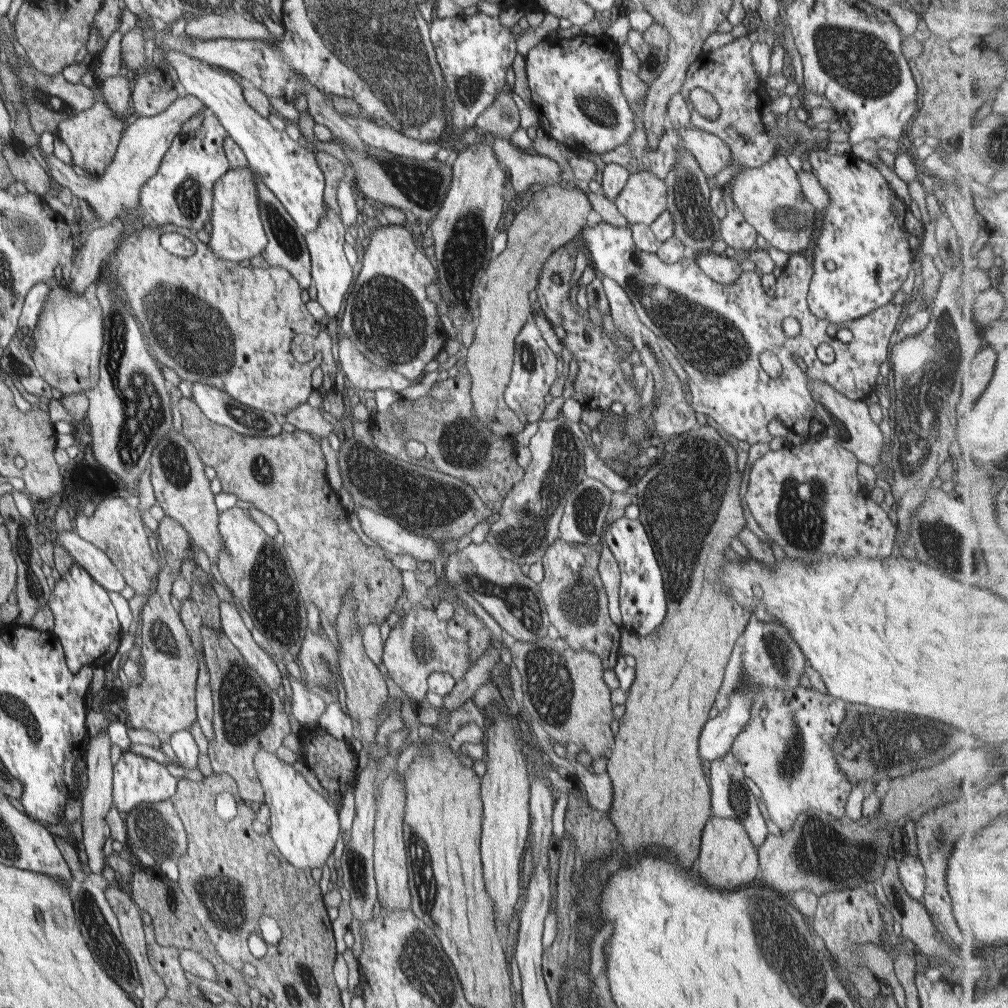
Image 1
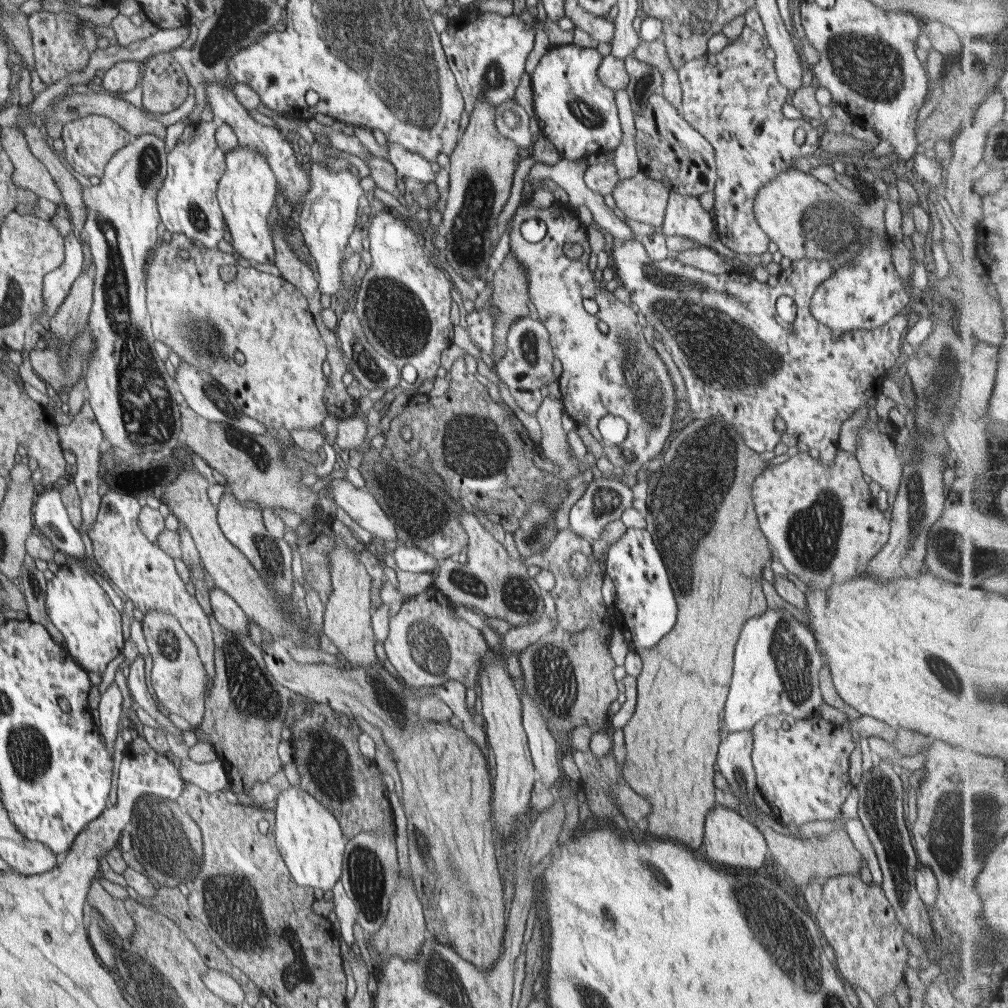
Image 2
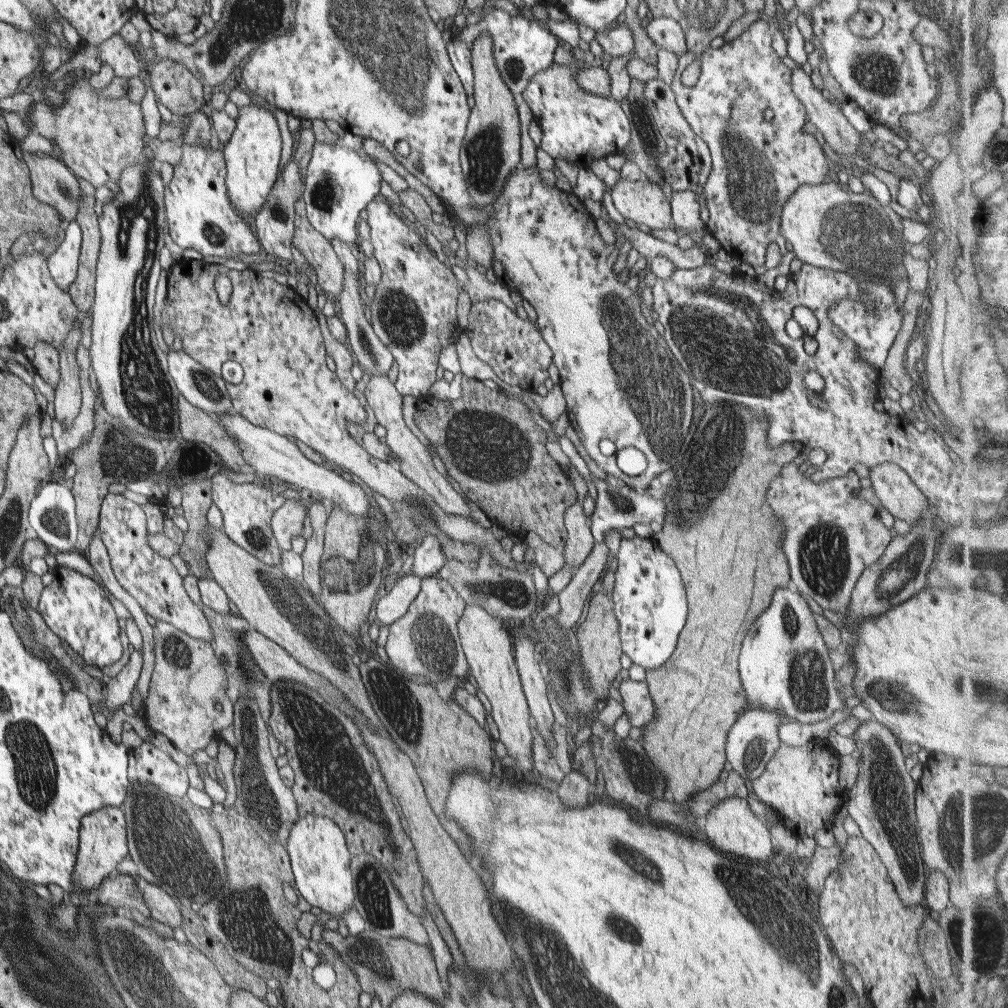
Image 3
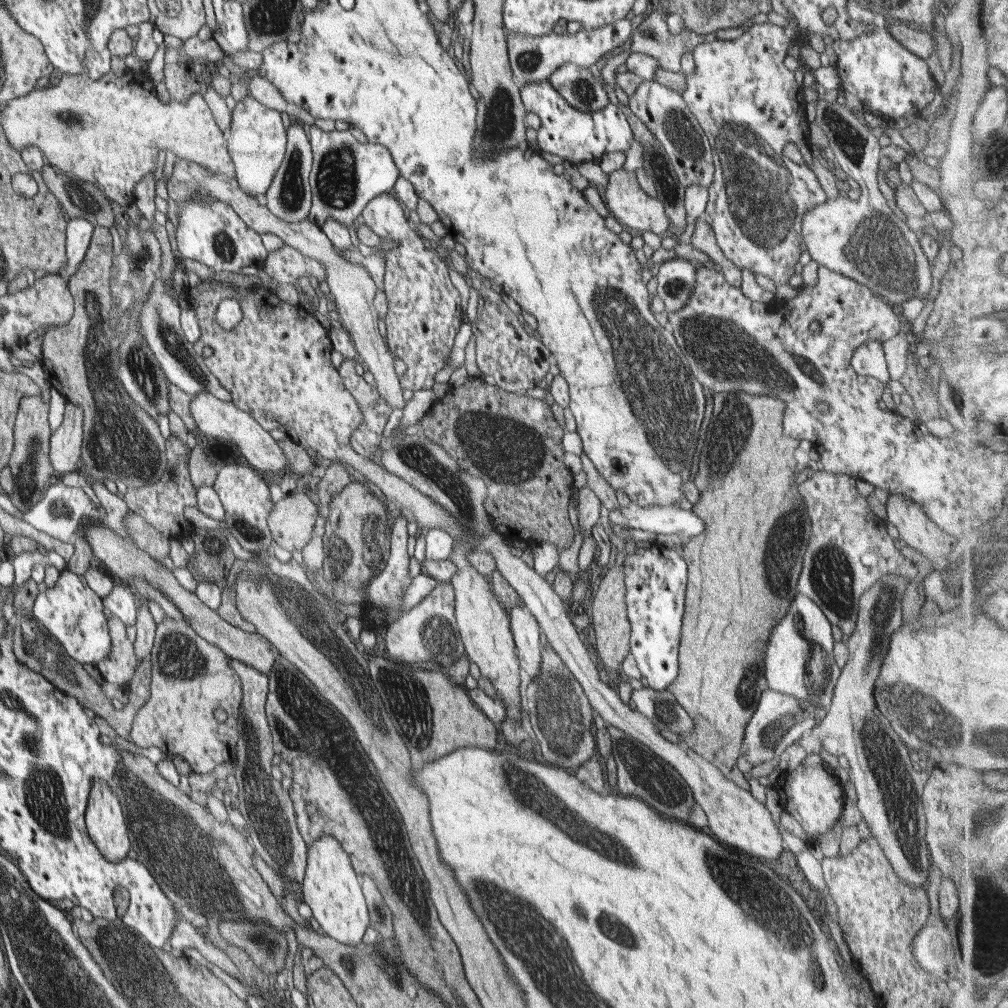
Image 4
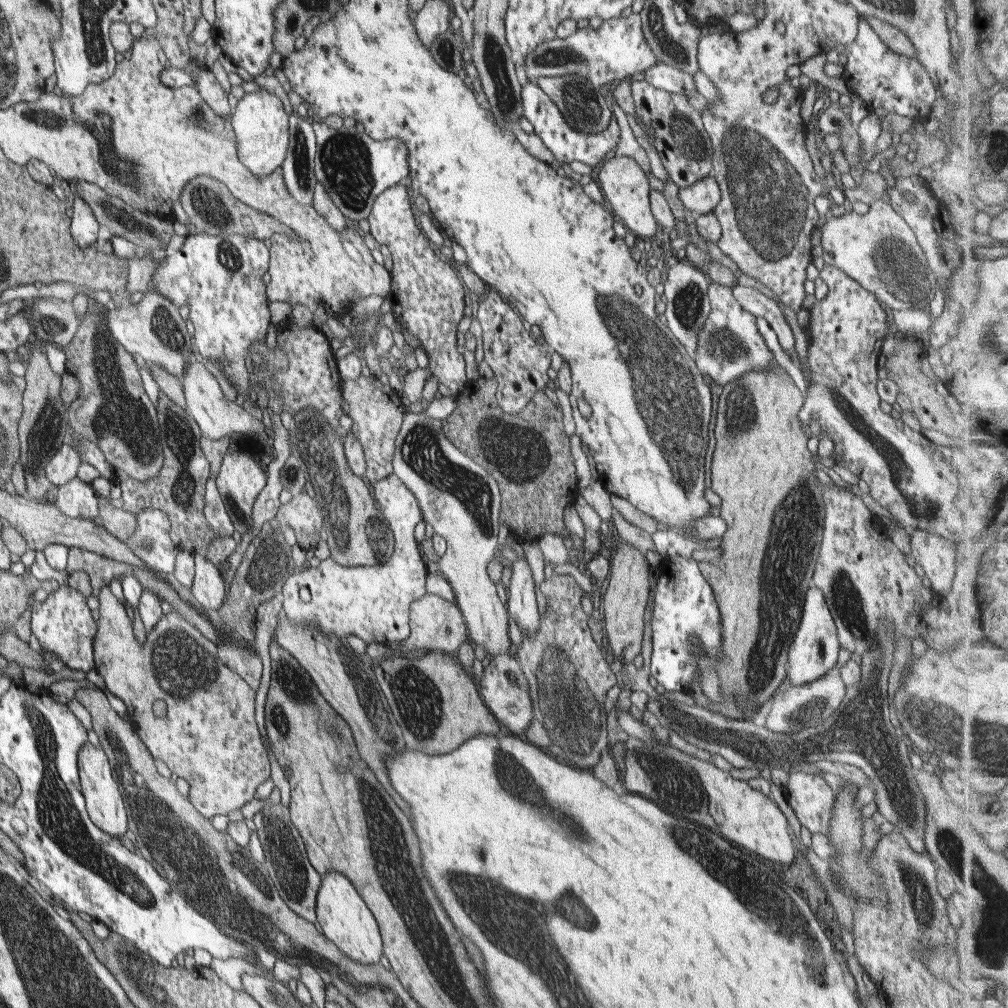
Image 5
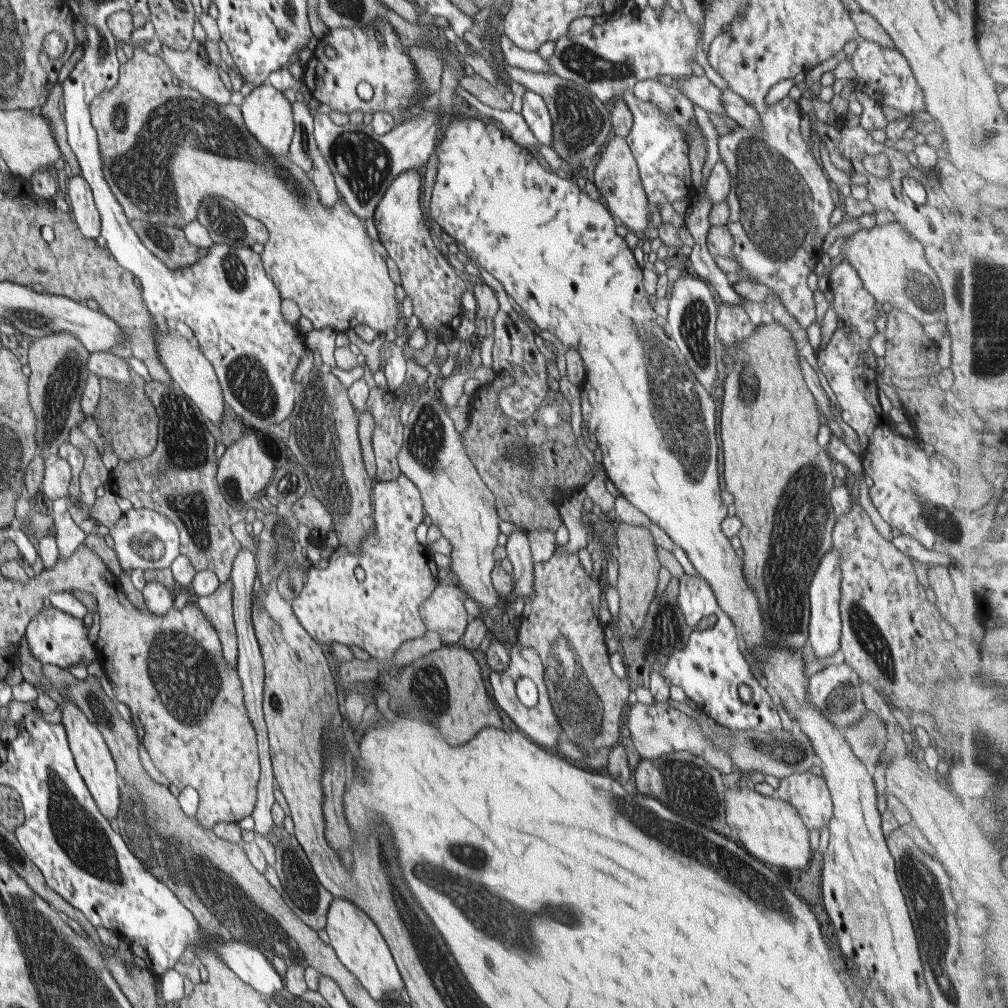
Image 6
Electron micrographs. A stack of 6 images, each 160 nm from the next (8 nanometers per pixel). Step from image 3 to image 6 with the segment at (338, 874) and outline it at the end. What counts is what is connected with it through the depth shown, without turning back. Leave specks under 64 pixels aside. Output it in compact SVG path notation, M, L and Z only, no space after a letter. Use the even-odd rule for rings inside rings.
M334 897L328 909L325 929L340 962L359 980L369 996L376 1001L390 997L393 1004L397 1004L405 984L387 942L372 919L349 900Z

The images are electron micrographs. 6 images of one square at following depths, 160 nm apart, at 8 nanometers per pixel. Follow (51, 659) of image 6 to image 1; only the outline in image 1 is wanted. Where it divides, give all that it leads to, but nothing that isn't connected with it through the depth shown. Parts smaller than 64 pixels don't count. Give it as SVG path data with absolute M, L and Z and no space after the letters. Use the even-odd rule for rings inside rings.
M74 563L56 582L47 605L55 621L52 634L62 643L66 664L72 671L78 672L84 666L104 667L116 662L121 640L116 610L108 598L108 592L100 584L96 584L82 566Z

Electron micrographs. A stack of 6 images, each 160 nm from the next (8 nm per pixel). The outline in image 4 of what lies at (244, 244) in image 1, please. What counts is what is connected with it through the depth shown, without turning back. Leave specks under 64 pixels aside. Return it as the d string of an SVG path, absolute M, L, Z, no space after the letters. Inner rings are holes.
M248 95L237 102L231 112L230 128L224 135L240 188L250 196L266 193L286 153L287 131L281 113L267 108Z

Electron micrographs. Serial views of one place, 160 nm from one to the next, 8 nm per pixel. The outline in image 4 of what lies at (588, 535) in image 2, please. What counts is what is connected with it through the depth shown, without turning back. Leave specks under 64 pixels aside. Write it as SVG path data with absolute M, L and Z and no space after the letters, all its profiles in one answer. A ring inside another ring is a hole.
M631 502L609 514L609 522L617 528L632 528L655 532L656 534L677 534L683 539L698 536L705 529L702 520L691 509L682 509L676 504L670 506L640 506Z

